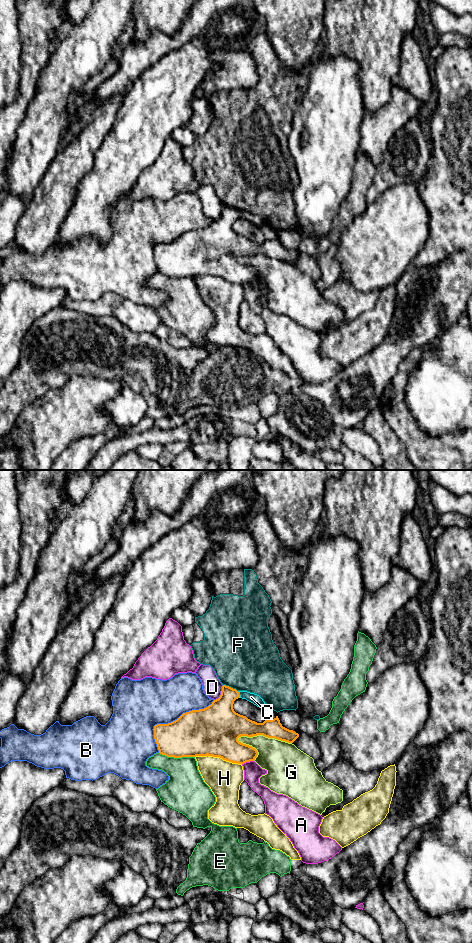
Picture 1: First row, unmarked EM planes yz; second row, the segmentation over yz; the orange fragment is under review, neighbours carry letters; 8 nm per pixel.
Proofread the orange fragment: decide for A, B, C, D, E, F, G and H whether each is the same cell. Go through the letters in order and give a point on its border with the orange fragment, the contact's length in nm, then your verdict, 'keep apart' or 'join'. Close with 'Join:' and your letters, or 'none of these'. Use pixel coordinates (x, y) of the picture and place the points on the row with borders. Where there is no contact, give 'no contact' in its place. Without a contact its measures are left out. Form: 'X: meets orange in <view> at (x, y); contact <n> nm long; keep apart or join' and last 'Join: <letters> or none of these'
A: meets orange in yz at (247, 761); contact 100 nm long; keep apart
B: meets orange in yz at (171, 722); contact 600 nm long; keep apart
C: meets orange in yz at (238, 694); contact 60 nm long; keep apart
D: meets orange in yz at (221, 693); contact 150 nm long; keep apart
E: meets orange in yz at (177, 757); contact 300 nm long; keep apart
F: meets orange in yz at (230, 687); contact 130 nm long; keep apart
G: meets orange in yz at (264, 735); contact 440 nm long; keep apart
H: meets orange in yz at (218, 756); contact 380 nm long; keep apart
Join: none of these

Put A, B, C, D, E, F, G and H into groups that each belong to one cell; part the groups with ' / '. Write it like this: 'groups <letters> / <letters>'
groups A / B / C / D / E / F / G / H

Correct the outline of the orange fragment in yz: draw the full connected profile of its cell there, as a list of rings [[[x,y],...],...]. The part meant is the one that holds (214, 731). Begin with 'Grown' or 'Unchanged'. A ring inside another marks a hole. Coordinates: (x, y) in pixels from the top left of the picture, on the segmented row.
Unchanged. [[[223,685],[221,695],[204,709],[183,713],[177,720],[154,726],[159,753],[167,757],[220,757],[244,764],[254,761],[258,752],[238,741],[241,736],[263,735],[293,743],[299,734],[282,726],[278,716],[257,723],[236,713],[233,704],[239,692]]]

